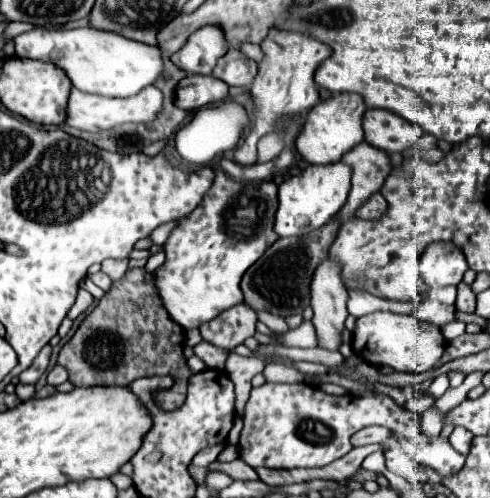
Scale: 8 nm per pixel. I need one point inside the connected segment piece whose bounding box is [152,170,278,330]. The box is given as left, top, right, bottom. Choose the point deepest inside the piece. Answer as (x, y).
(205, 258)

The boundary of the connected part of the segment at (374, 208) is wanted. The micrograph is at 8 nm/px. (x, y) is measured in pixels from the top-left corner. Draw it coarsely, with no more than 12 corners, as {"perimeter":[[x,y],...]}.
{"perimeter":[[376,192],[356,216],[362,220],[380,220],[388,202]]}

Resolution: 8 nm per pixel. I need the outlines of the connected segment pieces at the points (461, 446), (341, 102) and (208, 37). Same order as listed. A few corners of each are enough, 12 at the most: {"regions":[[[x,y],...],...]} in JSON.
{"regions":[[[461,426],[450,434],[452,448],[465,457],[473,434]],[[364,98],[316,104],[296,138],[308,164],[332,164],[364,142]],[[200,28],[170,56],[186,74],[212,74],[228,52],[218,28]]]}

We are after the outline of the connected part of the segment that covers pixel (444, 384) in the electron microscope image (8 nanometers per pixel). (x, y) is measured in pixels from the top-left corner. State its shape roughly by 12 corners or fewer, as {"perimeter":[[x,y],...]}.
{"perimeter":[[440,374],[432,380],[430,392],[440,398],[448,390],[448,376]]}

